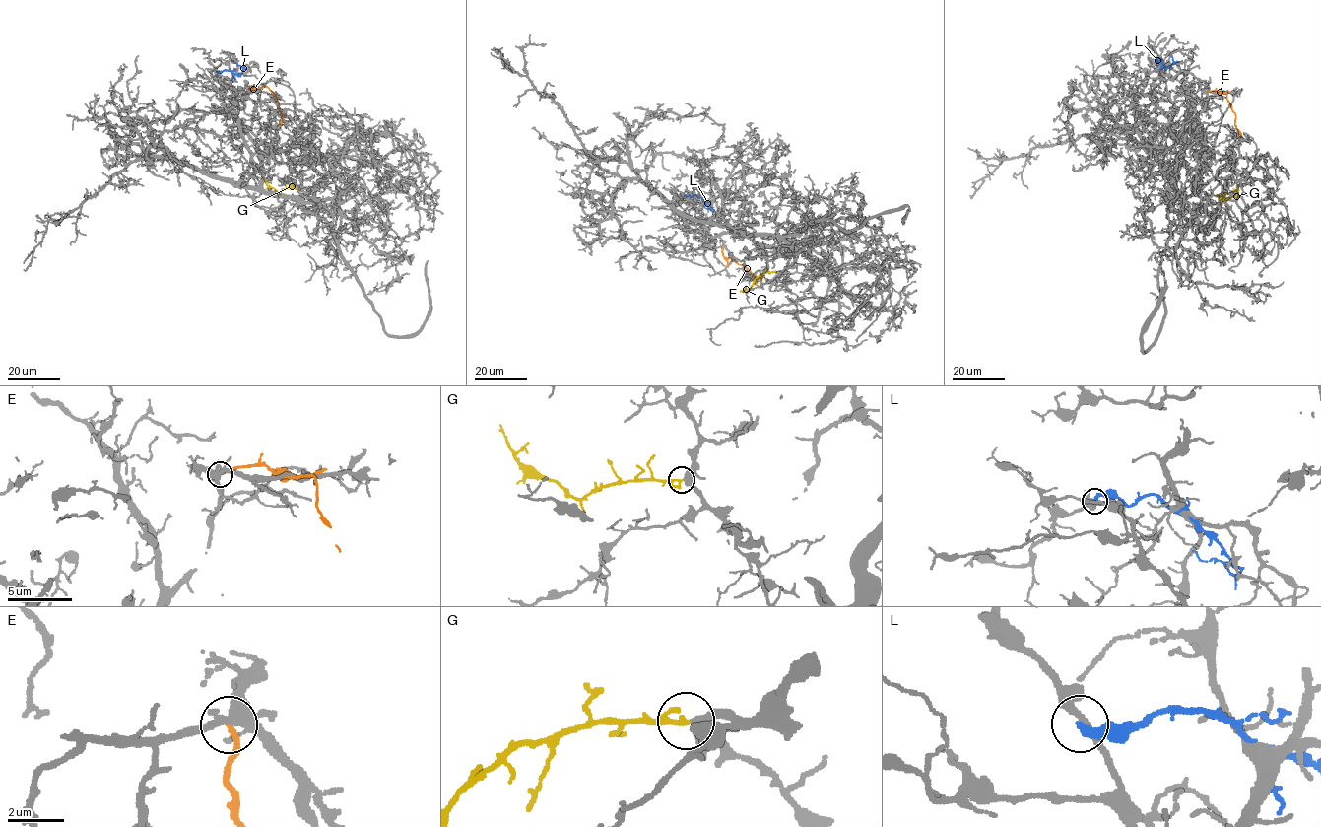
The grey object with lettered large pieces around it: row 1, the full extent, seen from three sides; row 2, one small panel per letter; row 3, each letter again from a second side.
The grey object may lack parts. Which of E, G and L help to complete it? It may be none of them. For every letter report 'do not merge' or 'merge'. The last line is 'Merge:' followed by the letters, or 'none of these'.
E: do not merge
G: merge
L: do not merge
Merge: G

